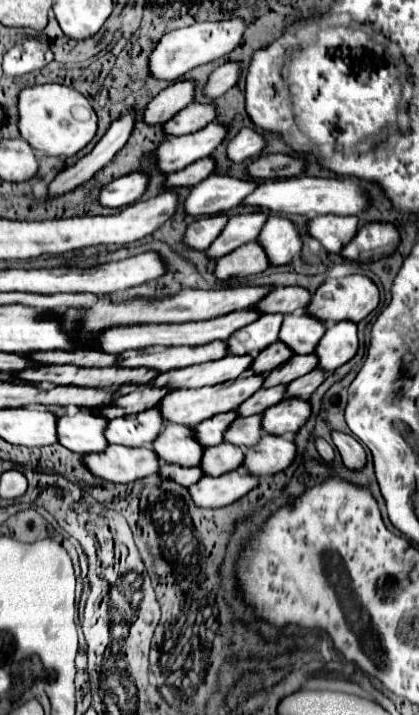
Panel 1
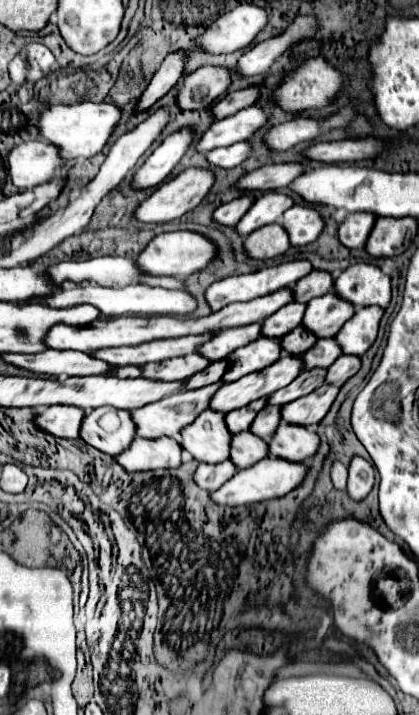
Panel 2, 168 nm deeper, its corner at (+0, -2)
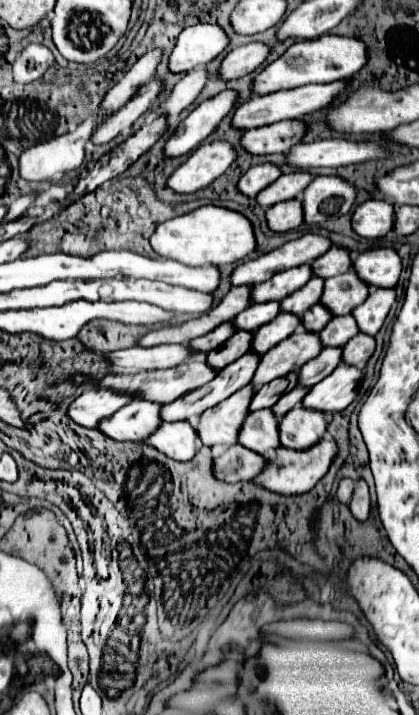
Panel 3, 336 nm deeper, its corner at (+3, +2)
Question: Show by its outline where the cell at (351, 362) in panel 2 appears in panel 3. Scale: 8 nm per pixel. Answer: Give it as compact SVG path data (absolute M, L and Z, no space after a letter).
M357 333L357 337L349 339L349 343L343 347L343 361L363 369L373 351L375 351L375 337L367 333Z

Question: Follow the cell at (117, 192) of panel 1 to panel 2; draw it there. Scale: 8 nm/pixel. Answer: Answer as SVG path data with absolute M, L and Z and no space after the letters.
M182 129L166 137L162 145L154 149L154 153L144 161L144 165L136 169L130 187L134 191L140 191L140 189L150 189L160 185L174 169L174 165L182 159L182 155L188 151L190 145L192 145L192 131L188 129Z

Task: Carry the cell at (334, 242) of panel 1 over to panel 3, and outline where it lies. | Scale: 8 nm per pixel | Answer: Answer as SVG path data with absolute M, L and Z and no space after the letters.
M369 199L355 209L353 229L367 239L383 237L393 231L393 213L395 205L381 199Z

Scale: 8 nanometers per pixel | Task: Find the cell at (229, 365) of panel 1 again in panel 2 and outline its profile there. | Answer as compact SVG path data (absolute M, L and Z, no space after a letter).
M260 337L250 345L236 349L236 353L228 355L228 373L224 373L220 381L232 383L248 373L262 371L264 367L272 365L278 359L280 351L282 351L280 339L266 339L266 337Z

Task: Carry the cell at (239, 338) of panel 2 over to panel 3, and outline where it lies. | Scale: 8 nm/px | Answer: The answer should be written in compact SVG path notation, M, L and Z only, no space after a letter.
M265 301L265 303L257 303L257 305L249 305L247 309L243 309L233 321L235 321L235 329L245 329L245 331L257 331L261 325L273 321L281 311L281 303L279 301Z

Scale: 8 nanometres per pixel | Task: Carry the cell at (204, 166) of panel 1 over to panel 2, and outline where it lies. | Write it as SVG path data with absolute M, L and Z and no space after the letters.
M244 141L244 143L234 143L230 147L220 147L220 149L206 153L206 161L208 161L208 167L212 167L212 169L216 169L216 167L232 169L232 167L240 165L248 155L250 155L250 145Z

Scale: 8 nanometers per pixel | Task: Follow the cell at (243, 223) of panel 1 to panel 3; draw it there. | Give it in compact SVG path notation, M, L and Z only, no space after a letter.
M293 171L293 173L283 173L277 181L273 181L265 191L257 195L257 201L261 207L271 207L279 201L287 201L293 197L301 197L305 187L313 181L313 175L309 171Z

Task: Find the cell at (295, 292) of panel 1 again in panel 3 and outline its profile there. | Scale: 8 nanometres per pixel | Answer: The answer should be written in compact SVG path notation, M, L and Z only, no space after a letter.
M333 245L327 253L323 253L321 257L317 257L317 261L311 263L313 275L323 277L323 279L347 273L351 269L351 265L353 265L351 251L347 247L339 247L339 245Z

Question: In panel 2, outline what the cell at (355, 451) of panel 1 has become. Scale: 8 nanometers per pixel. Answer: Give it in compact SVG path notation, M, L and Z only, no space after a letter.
M354 455L350 461L350 467L348 467L348 495L352 499L360 501L370 493L372 485L374 485L372 465L364 457Z

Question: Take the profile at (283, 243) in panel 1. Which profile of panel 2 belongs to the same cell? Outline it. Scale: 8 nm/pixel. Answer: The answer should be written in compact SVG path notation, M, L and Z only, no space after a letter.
M294 205L292 209L288 209L284 213L280 225L284 225L284 231L288 233L290 245L302 247L302 245L316 241L324 223L322 223L322 217L318 215L318 211L314 207Z

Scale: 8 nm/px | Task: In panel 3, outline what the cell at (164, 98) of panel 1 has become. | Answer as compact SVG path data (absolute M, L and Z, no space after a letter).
M259 41L237 47L225 55L221 63L221 75L225 79L239 79L243 75L249 75L269 57L269 53L271 53L271 47Z

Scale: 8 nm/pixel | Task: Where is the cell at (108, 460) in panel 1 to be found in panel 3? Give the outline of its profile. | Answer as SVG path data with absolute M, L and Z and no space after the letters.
M189 421L163 423L147 443L177 461L189 461L197 453L197 431Z

